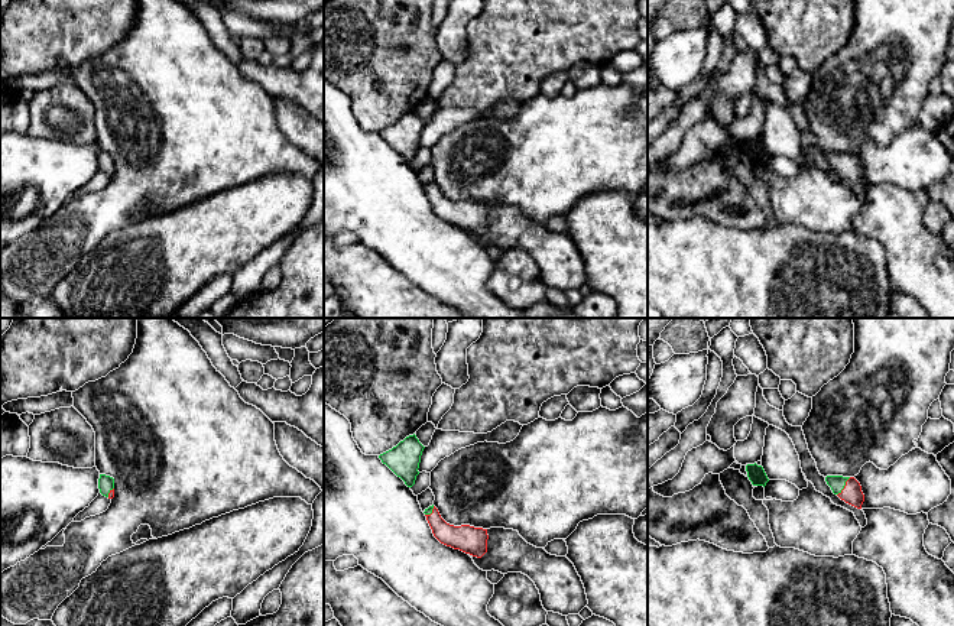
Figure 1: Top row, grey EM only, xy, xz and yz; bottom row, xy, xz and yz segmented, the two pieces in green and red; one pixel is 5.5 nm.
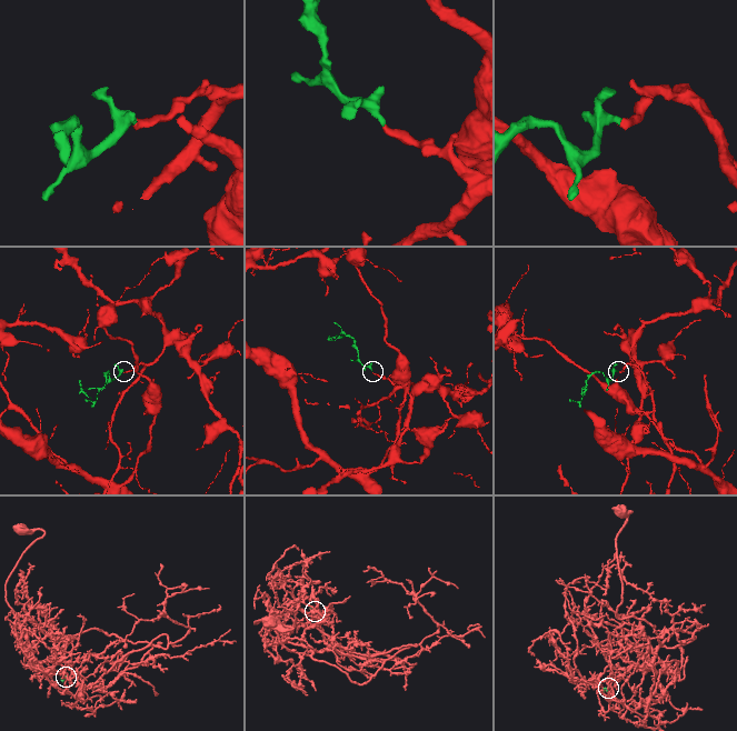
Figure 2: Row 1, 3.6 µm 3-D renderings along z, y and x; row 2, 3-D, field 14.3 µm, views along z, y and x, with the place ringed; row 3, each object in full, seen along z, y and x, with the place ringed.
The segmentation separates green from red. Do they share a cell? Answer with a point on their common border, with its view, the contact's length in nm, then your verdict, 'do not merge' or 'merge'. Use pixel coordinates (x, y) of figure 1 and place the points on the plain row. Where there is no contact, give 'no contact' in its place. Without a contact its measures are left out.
meets green in yz at (844, 161); contact 130 nm long; merge

